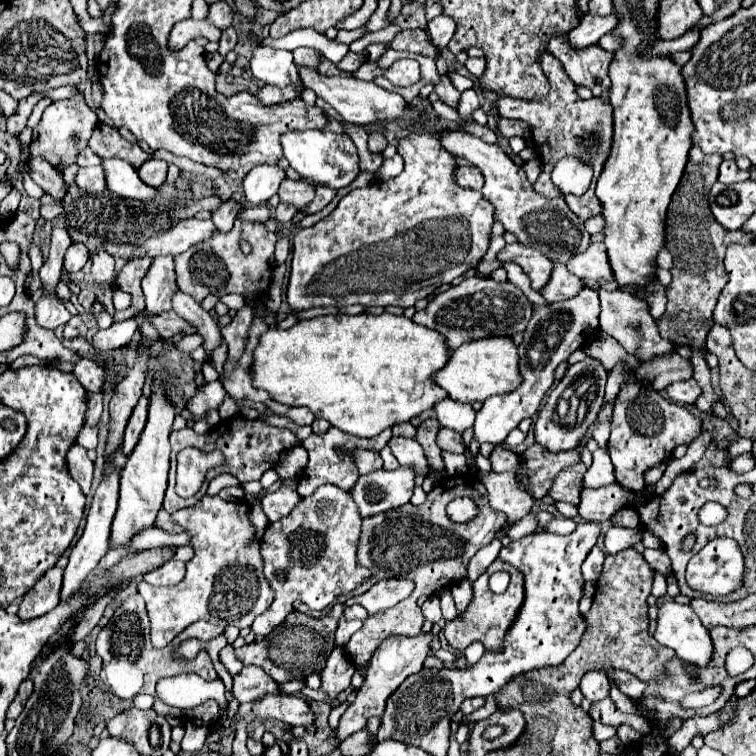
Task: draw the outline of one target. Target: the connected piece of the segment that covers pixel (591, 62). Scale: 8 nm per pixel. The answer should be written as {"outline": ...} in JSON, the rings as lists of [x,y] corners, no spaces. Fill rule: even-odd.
{"outline":[[[567,34],[553,36],[545,50],[561,60],[567,76],[577,86],[591,88],[593,96],[603,96],[603,92],[609,90],[609,64],[613,60],[613,52],[607,52],[597,44],[587,48],[573,48]]]}

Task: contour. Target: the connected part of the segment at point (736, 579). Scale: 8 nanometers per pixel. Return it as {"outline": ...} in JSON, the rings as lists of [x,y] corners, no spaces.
{"outline":[[[711,540],[687,564],[687,584],[693,590],[725,596],[741,586],[743,556],[735,540]]]}

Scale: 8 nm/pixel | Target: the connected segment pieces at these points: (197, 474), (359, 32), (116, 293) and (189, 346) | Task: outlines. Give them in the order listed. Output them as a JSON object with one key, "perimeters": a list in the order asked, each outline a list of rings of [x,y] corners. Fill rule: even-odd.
{"perimeters":[[[[185,448],[177,454],[177,482],[175,492],[181,498],[195,496],[205,480],[207,470],[221,466],[225,460],[223,456],[207,454],[199,448]]],[[[365,26],[347,31],[347,30],[340,30],[335,38],[337,42],[350,44],[351,42],[355,41],[358,38],[361,38],[367,32]]],[[[112,289],[113,305],[116,310],[124,310],[130,306],[131,296],[122,290]]],[[[195,334],[195,336],[183,336],[183,338],[175,344],[175,348],[181,350],[181,352],[191,352],[191,350],[195,350],[197,346],[201,346],[201,340],[203,340],[203,338],[197,336],[197,334]]]]}

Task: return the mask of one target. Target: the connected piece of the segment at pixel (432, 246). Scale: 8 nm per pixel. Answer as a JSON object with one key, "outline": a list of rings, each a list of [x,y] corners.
{"outline":[[[411,134],[399,140],[397,150],[405,160],[405,168],[399,176],[351,190],[327,218],[295,234],[287,286],[291,310],[301,312],[315,306],[343,308],[349,304],[409,308],[437,288],[451,284],[453,278],[465,274],[483,260],[495,222],[493,204],[479,190],[465,190],[455,184],[455,158],[437,144],[437,136]]]}

